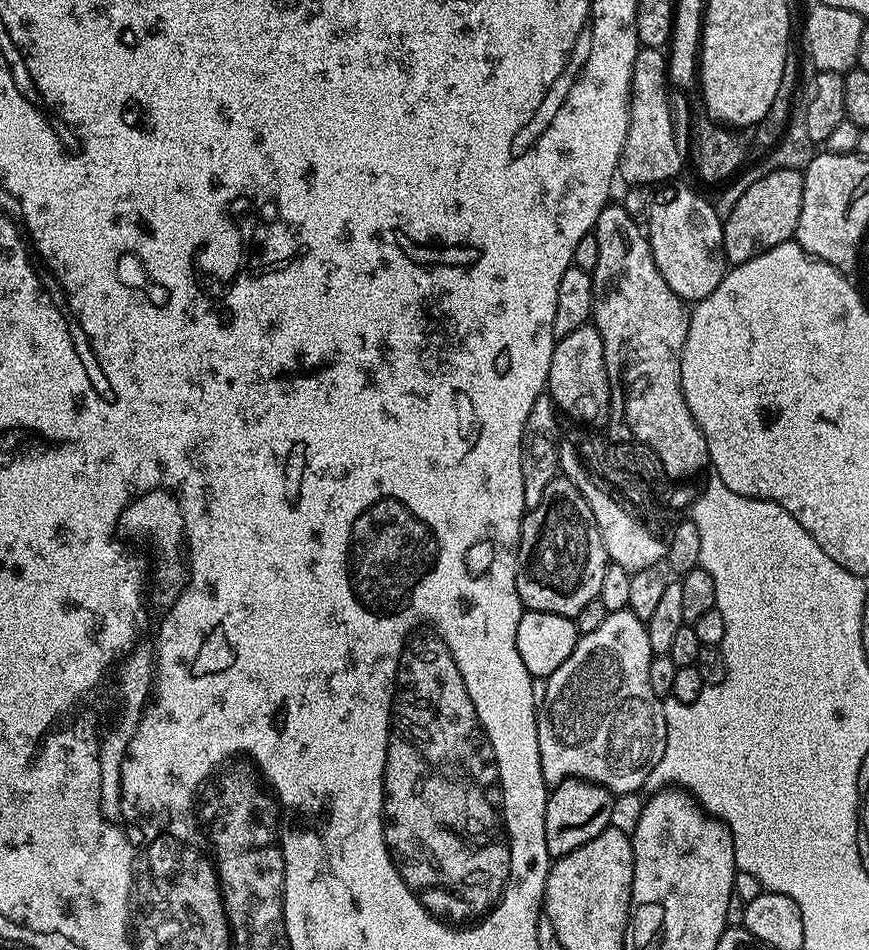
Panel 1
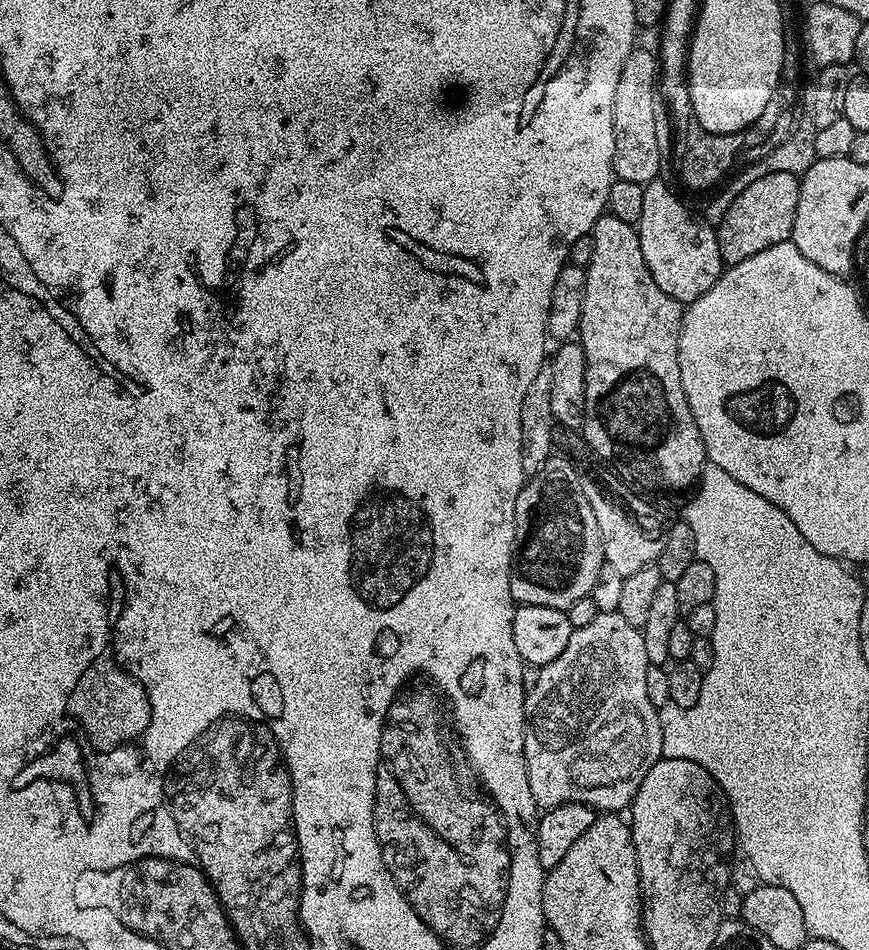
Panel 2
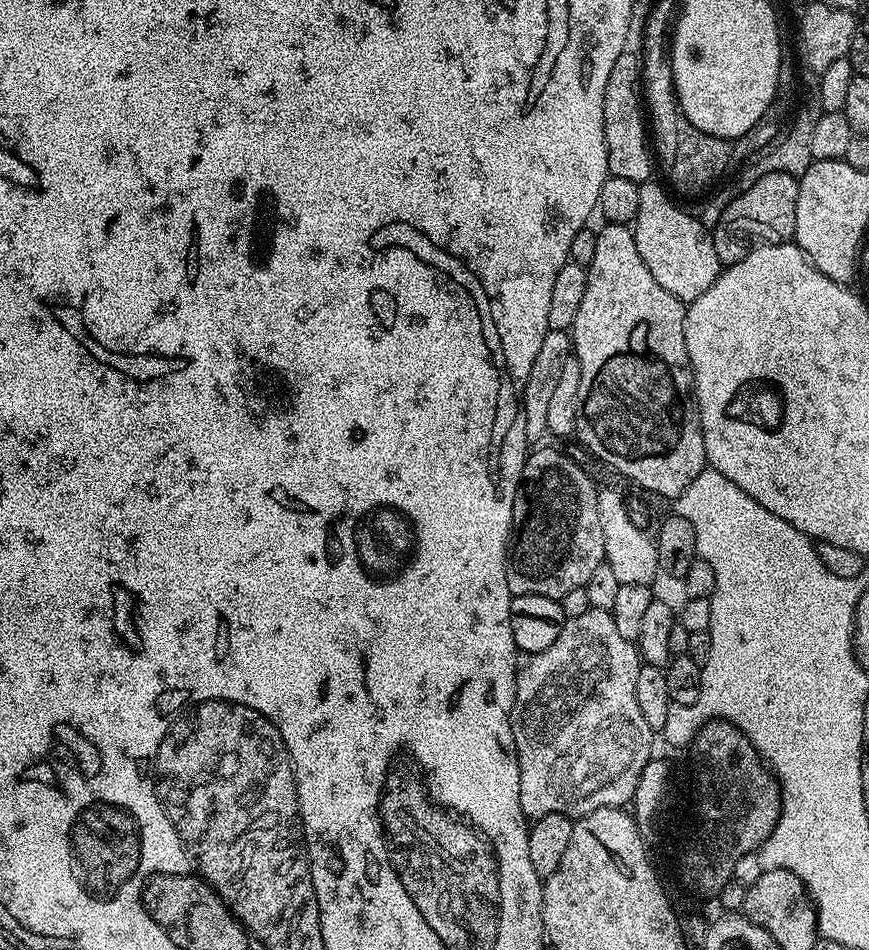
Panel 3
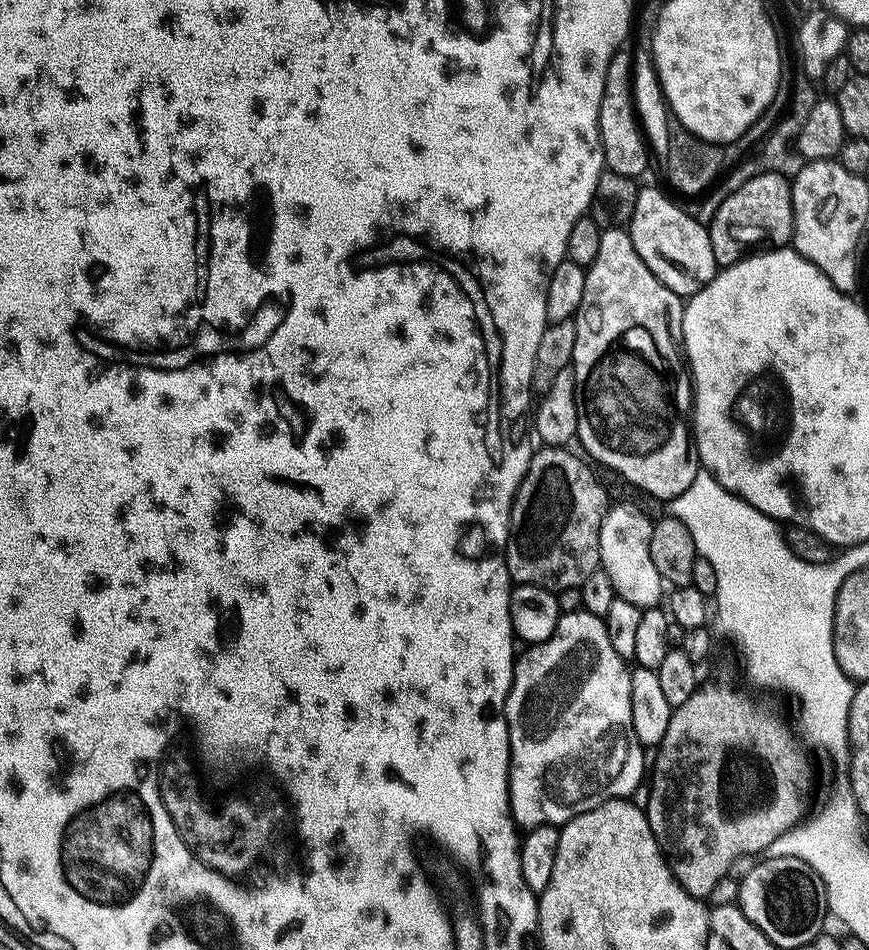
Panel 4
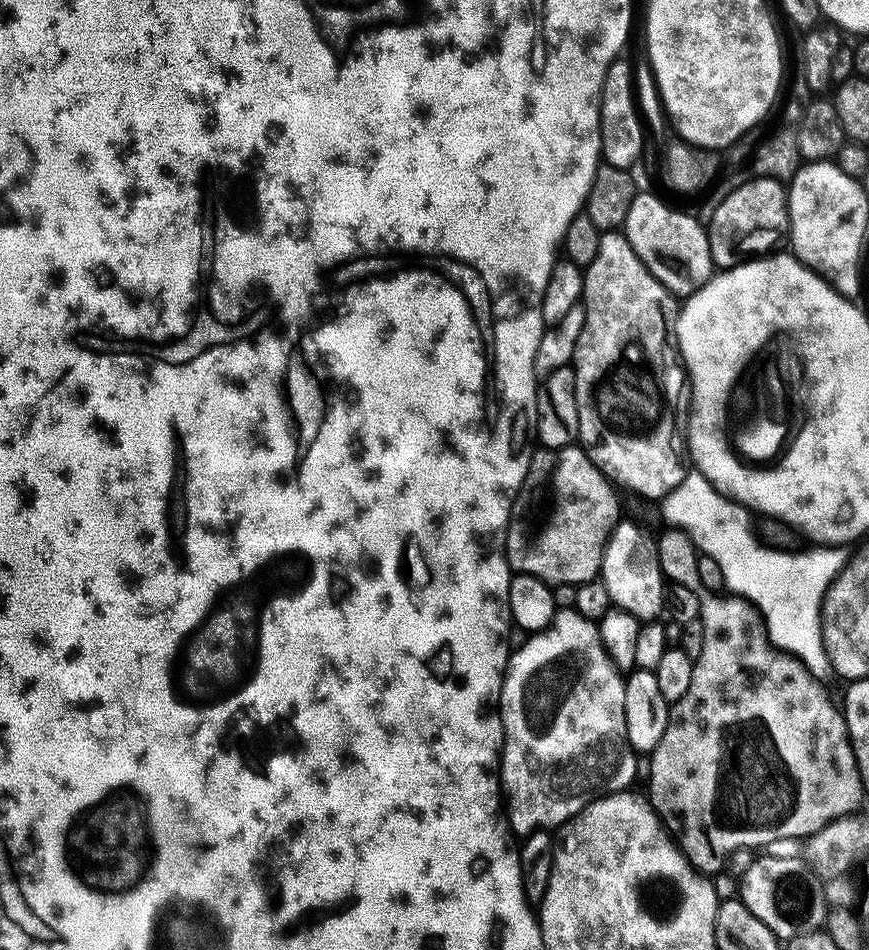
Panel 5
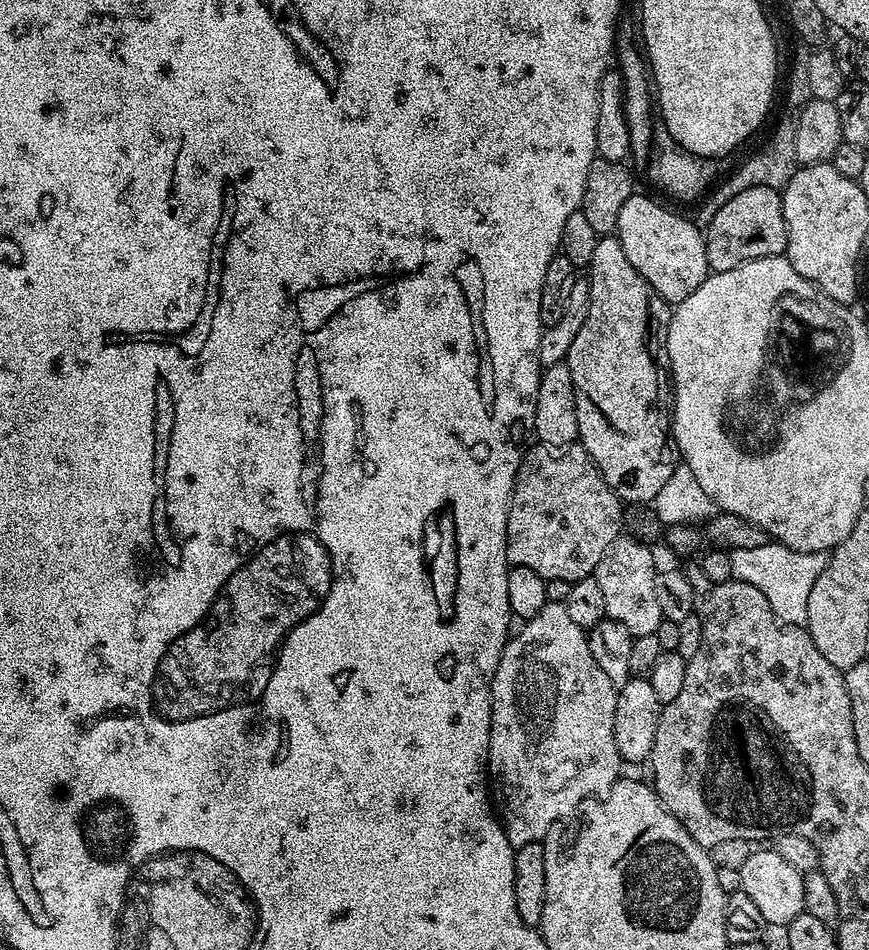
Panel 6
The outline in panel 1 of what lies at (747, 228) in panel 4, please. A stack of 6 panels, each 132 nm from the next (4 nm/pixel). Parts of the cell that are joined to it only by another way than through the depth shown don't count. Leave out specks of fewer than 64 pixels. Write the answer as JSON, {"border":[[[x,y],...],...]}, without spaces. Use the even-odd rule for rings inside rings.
{"border":[[[779,168],[768,172],[754,186],[746,189],[746,194],[738,198],[734,210],[723,217],[724,225],[724,258],[729,265],[745,264],[756,256],[761,256],[766,250],[770,250],[779,244],[789,243],[795,237],[798,218],[802,214],[802,190],[804,189],[804,173],[799,168]]]}

